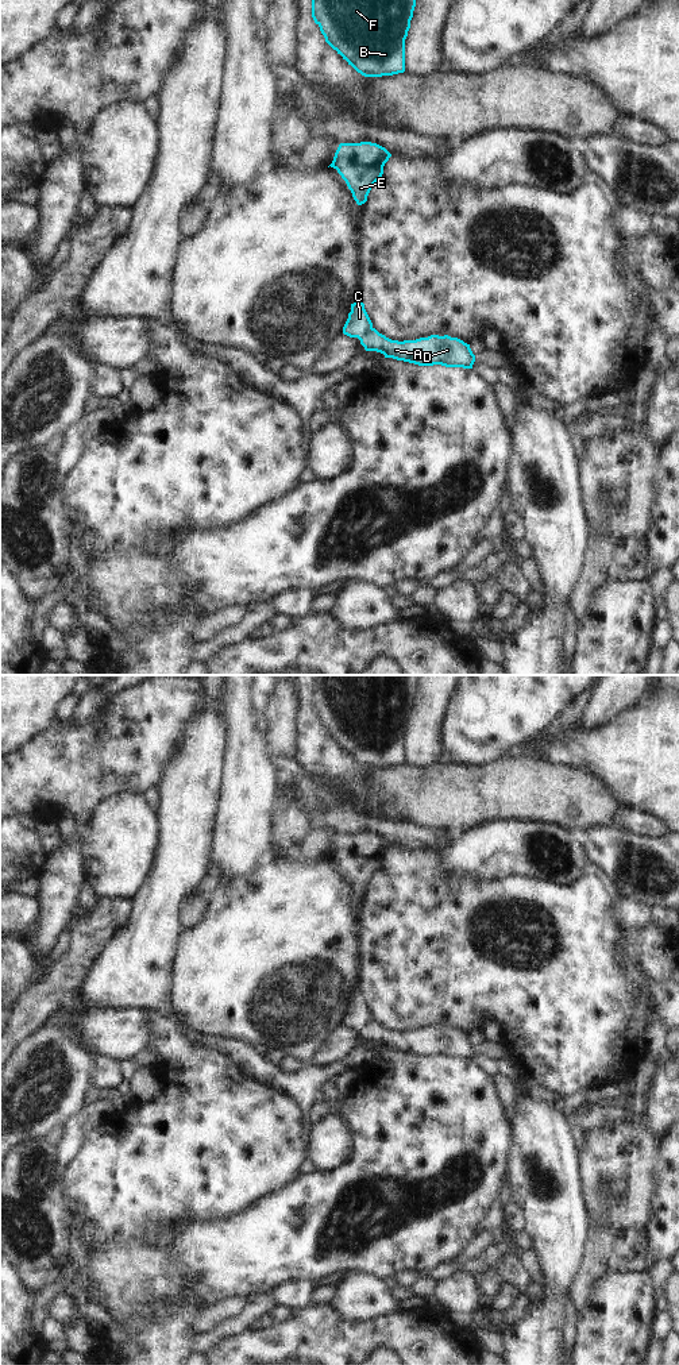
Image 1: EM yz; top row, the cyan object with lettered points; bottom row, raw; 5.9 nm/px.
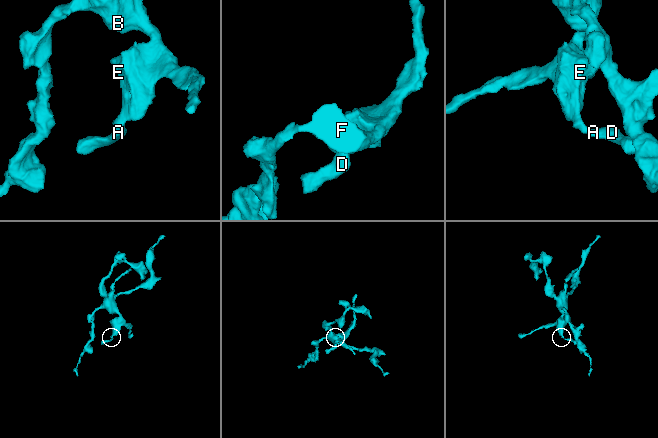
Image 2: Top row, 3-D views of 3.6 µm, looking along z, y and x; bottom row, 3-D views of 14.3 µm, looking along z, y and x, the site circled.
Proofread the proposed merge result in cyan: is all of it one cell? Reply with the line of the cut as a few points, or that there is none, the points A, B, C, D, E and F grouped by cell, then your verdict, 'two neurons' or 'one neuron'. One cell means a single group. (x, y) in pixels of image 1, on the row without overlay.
no cut | A B C D E F | one neuron

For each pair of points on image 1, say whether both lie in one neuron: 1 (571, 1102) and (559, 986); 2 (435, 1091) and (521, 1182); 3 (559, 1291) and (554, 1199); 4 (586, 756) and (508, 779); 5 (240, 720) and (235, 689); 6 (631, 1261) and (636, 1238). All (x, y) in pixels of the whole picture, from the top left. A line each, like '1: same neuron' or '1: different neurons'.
1: different neurons
2: different neurons
3: same neuron
4: different neurons
5: same neuron
6: same neuron

